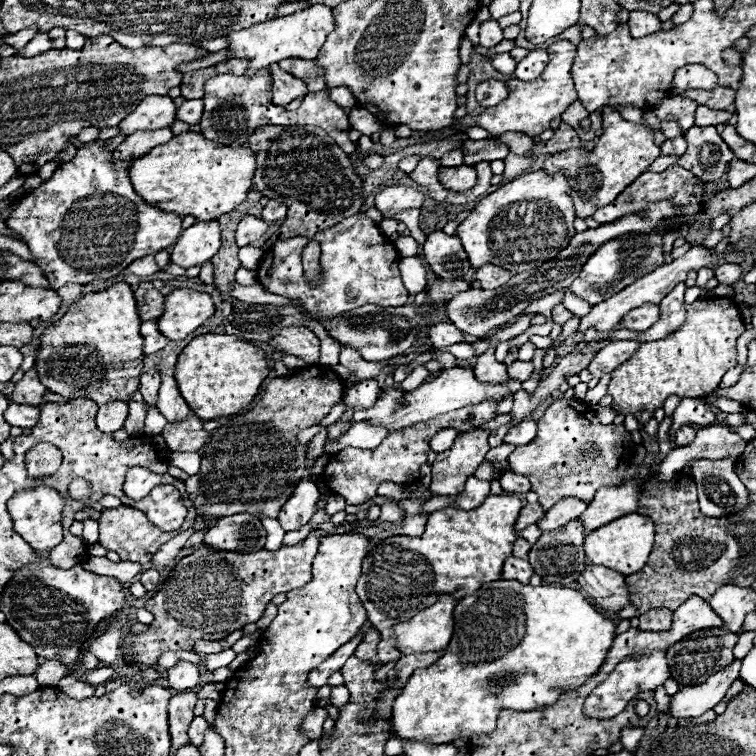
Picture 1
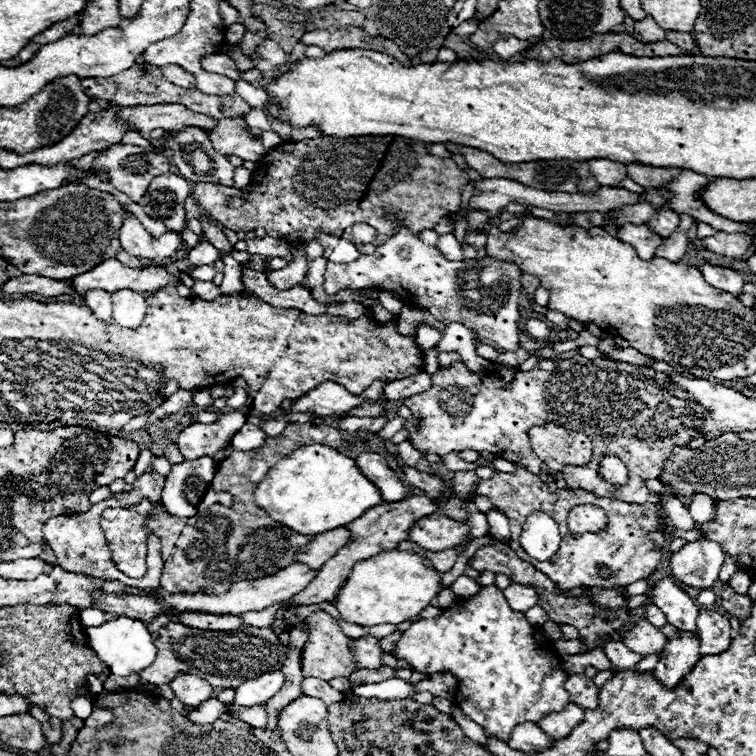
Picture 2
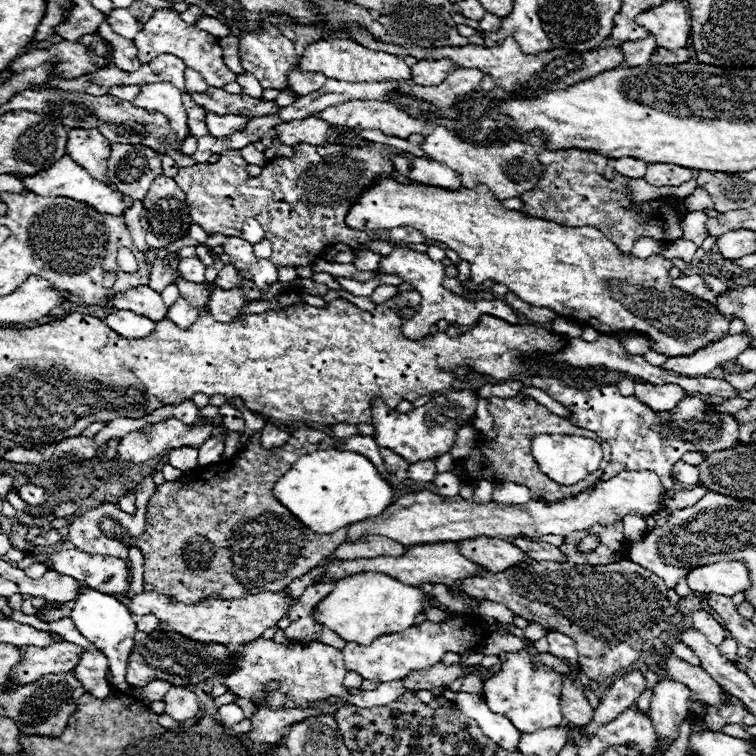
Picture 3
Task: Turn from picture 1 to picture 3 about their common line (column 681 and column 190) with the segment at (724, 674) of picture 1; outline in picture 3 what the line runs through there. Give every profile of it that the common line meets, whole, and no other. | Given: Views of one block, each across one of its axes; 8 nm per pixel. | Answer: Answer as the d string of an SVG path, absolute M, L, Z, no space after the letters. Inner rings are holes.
M172 686L170 692L162 698L162 702L166 704L164 714L172 716L178 722L194 718L198 714L198 696L188 688Z

